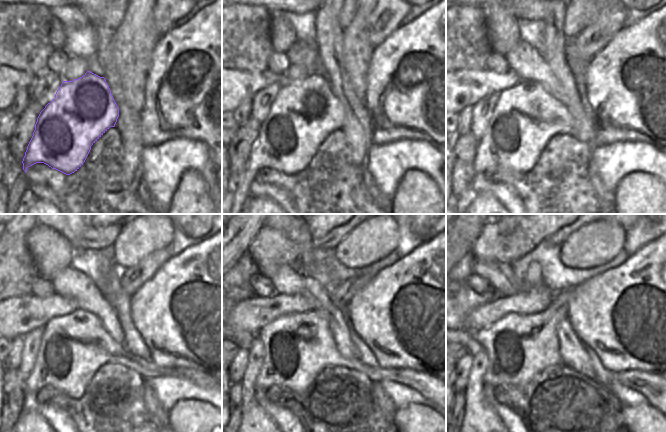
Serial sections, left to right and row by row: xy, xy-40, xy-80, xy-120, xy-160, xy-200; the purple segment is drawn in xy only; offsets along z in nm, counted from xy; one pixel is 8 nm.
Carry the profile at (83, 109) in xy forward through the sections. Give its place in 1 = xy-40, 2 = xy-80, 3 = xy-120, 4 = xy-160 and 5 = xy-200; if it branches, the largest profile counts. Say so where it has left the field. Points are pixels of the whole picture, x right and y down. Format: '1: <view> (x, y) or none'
1: xy-40 (304, 112)
2: xy-80 (525, 118)
3: xy-120 (73, 347)
4: xy-160 (297, 346)
5: xy-200 (518, 347)

